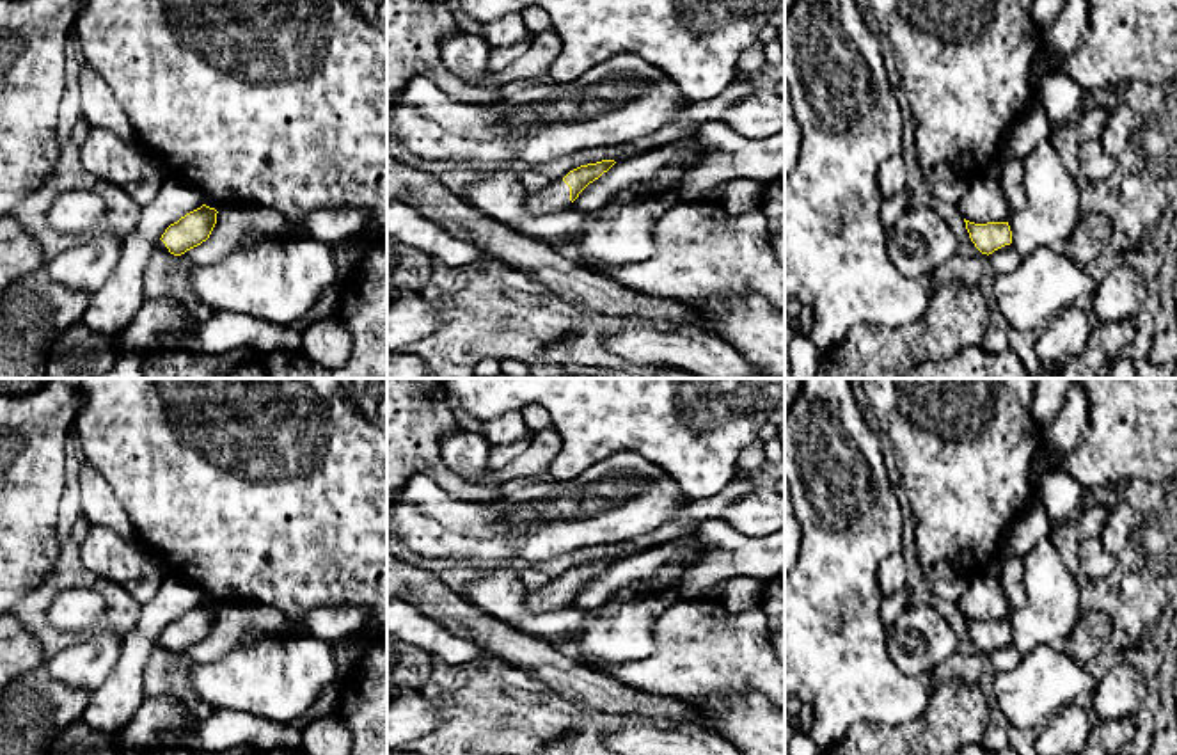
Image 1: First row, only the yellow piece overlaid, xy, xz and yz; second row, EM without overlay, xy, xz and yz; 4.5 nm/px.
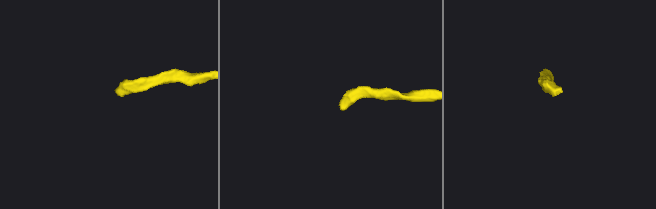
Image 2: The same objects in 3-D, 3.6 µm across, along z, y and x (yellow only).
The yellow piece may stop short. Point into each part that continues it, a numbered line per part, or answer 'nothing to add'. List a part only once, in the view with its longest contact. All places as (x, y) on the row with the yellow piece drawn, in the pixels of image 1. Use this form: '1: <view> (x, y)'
1: xz (556, 196)

